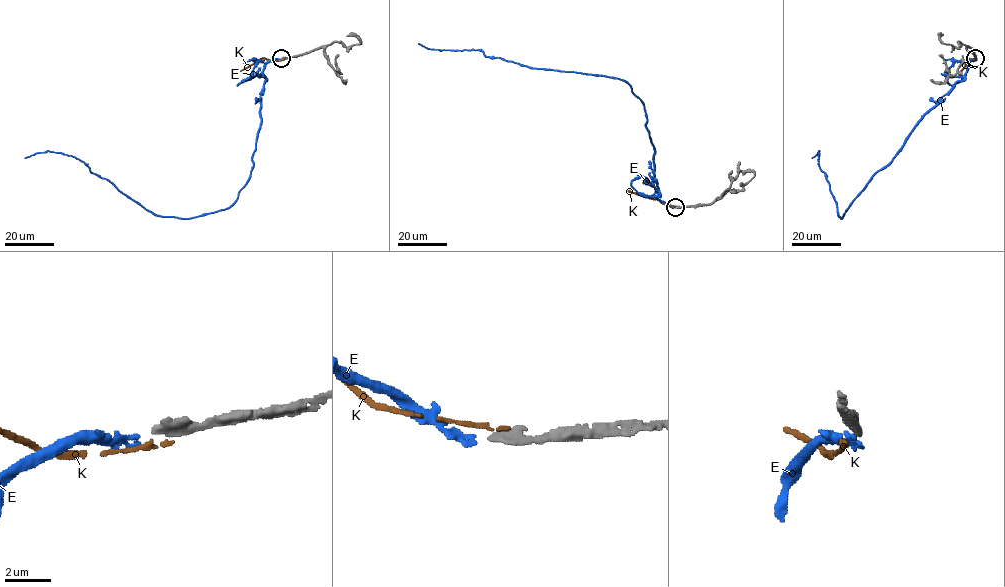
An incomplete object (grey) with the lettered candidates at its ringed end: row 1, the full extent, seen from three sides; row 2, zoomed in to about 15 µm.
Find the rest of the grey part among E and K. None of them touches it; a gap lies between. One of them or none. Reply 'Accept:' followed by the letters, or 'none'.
Accept: E

